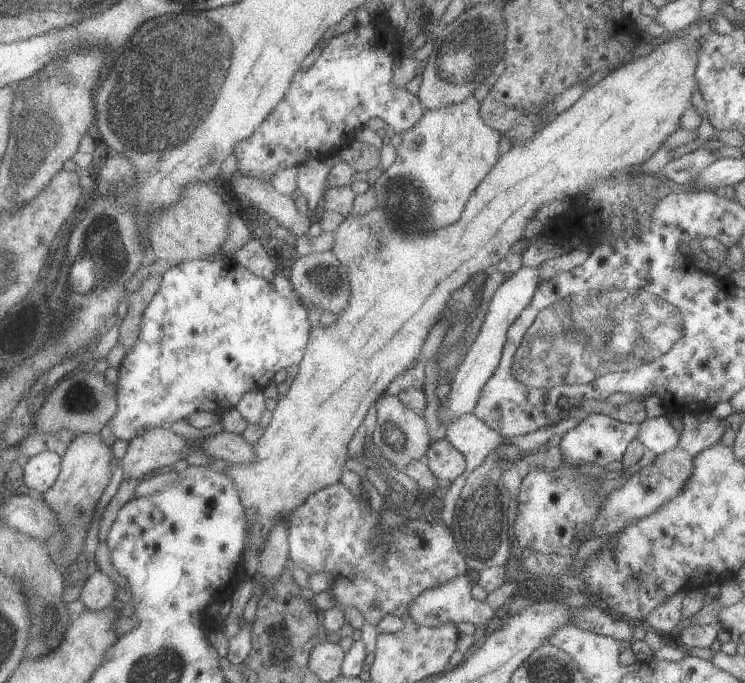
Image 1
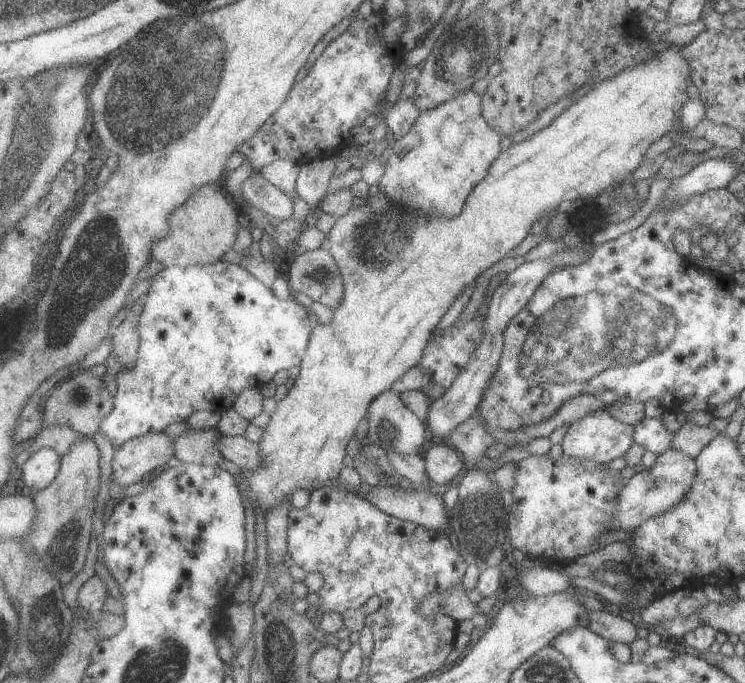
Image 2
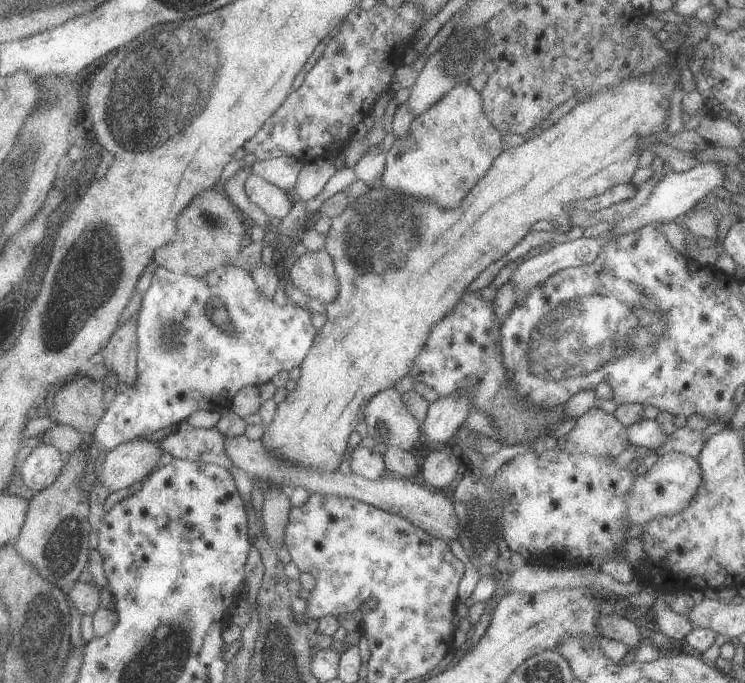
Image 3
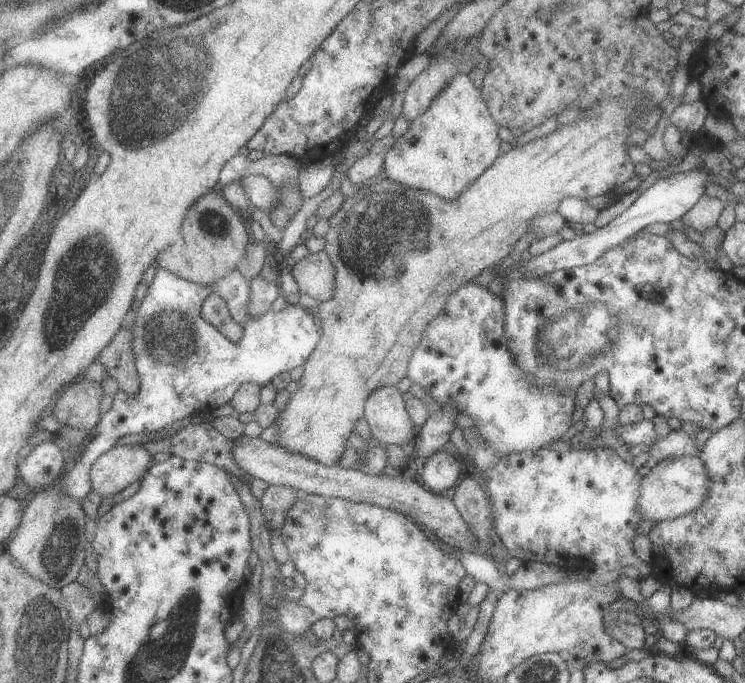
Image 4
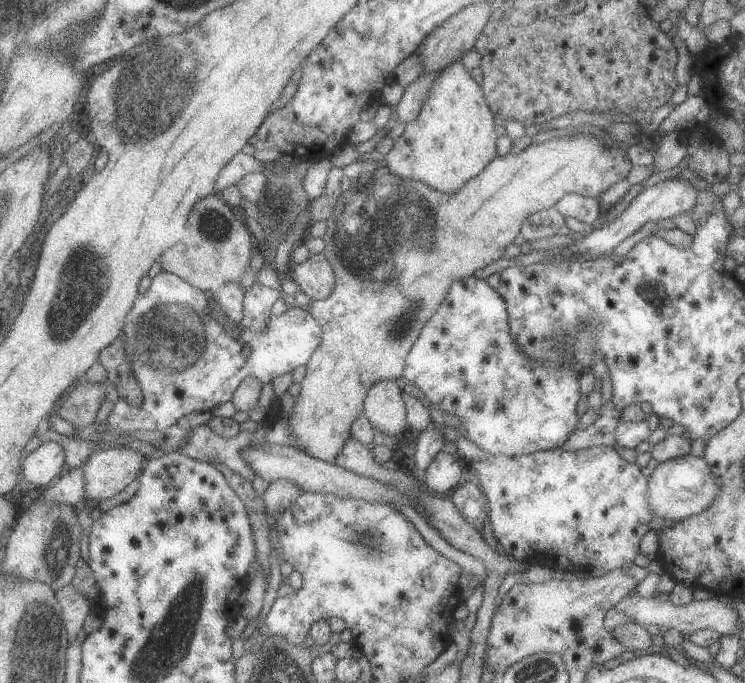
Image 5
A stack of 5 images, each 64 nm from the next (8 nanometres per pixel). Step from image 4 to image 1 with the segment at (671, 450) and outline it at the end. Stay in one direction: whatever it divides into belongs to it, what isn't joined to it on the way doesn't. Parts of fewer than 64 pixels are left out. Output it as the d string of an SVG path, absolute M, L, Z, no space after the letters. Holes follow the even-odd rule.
M689 411L681 413L683 429L680 431L677 447L683 448L689 456L694 457L702 450L717 444L723 432L725 422L709 414L707 420L697 418L695 413Z

